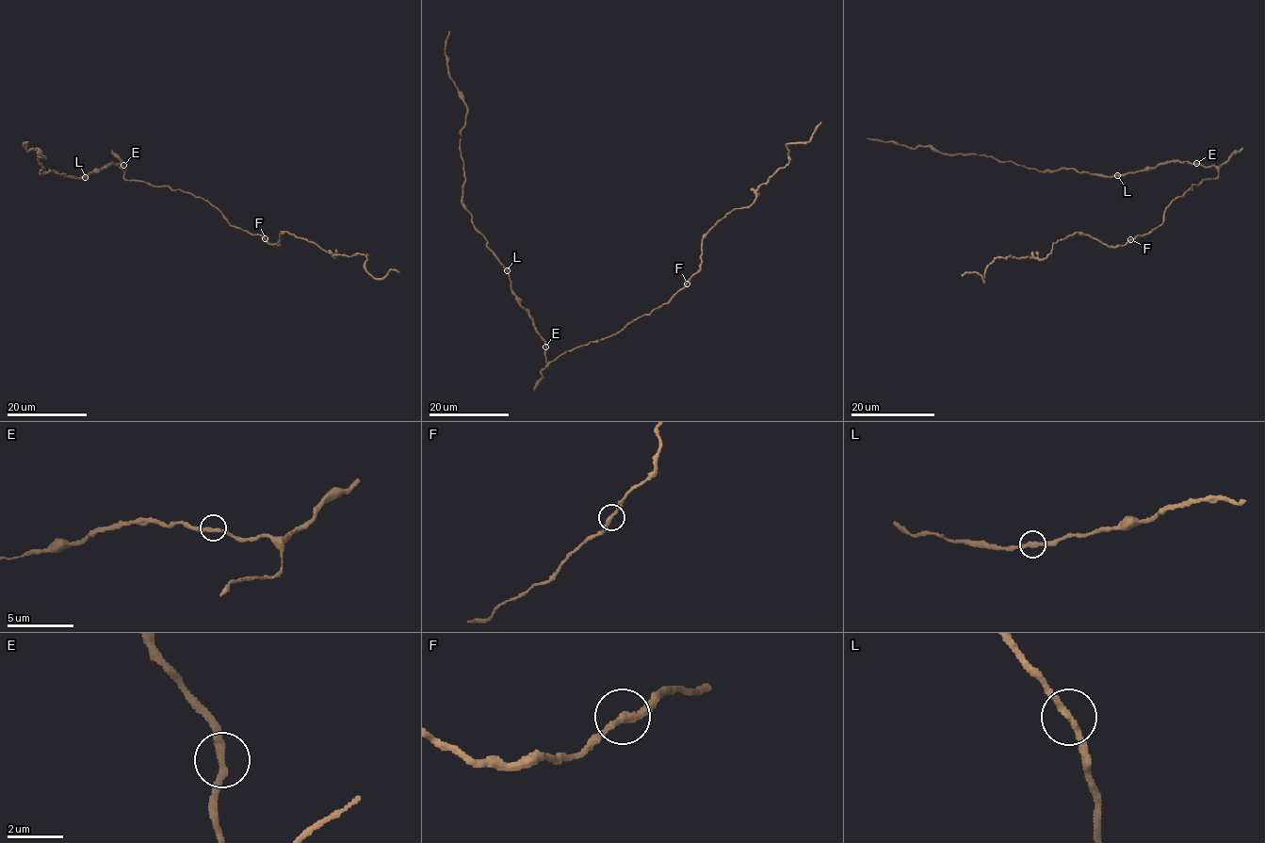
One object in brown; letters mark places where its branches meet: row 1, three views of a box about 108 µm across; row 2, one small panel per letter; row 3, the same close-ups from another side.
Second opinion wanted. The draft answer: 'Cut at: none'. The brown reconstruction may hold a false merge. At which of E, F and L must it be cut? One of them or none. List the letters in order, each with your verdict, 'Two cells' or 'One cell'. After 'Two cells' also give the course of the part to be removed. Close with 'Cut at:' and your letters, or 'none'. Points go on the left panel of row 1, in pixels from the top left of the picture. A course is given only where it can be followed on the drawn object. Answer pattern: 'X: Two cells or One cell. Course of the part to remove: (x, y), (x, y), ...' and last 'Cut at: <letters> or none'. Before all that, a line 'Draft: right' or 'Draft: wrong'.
Draft: right
E: One cell
F: One cell
L: One cell
Cut at: none

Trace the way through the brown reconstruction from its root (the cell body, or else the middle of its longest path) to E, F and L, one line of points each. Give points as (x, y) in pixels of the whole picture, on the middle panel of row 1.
E: (566, 352), (545, 367), (545, 347)
F: (566, 352), (621, 332), (634, 320), (667, 303), (687, 283)
L: (566, 352), (545, 367), (545, 341), (510, 288), (507, 270)

